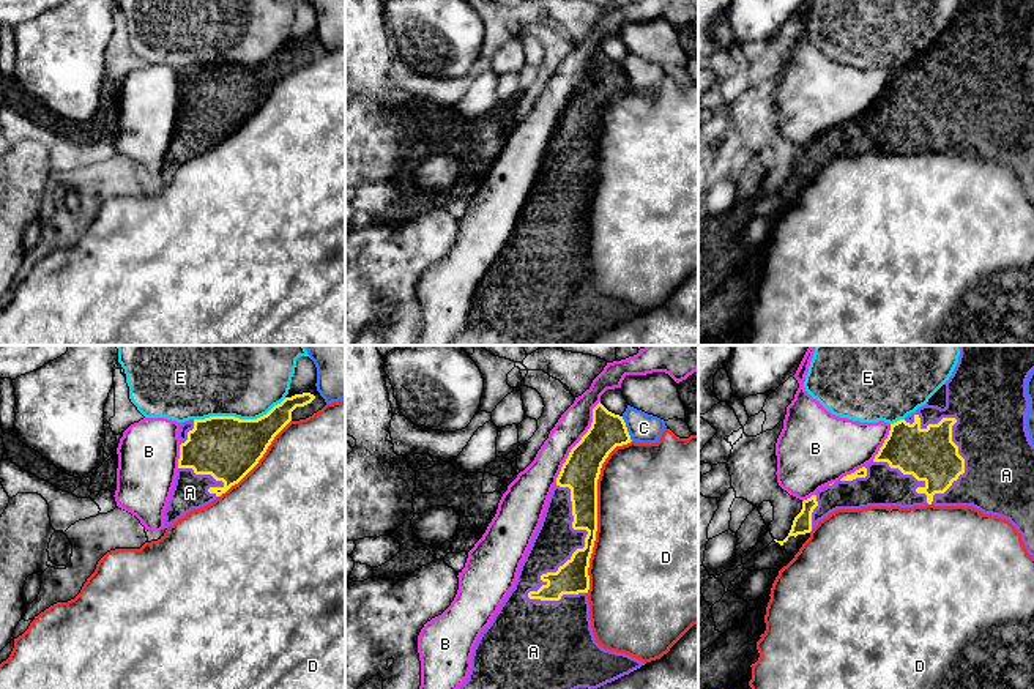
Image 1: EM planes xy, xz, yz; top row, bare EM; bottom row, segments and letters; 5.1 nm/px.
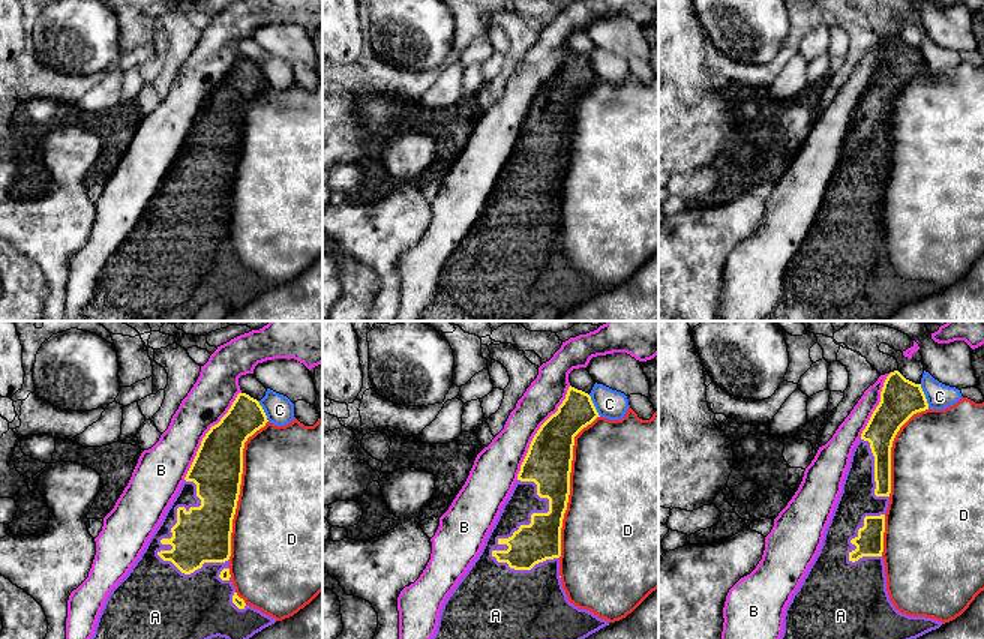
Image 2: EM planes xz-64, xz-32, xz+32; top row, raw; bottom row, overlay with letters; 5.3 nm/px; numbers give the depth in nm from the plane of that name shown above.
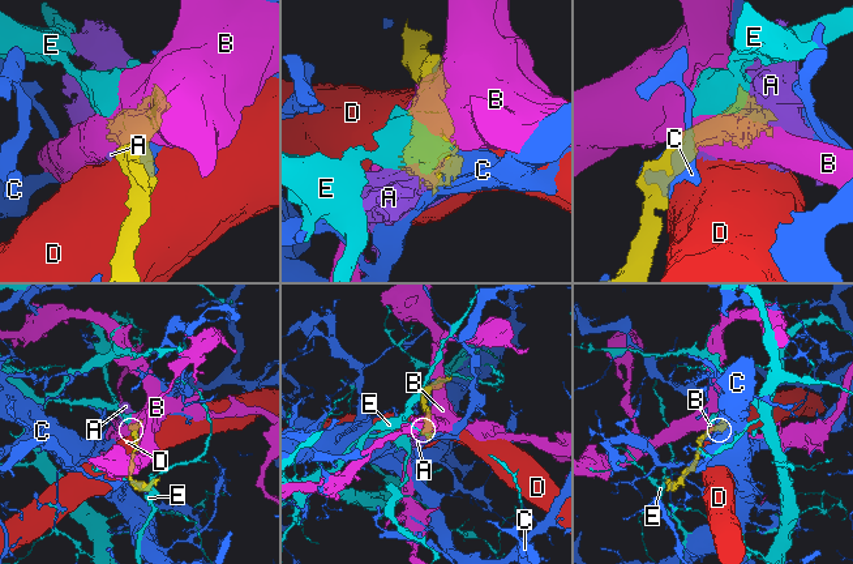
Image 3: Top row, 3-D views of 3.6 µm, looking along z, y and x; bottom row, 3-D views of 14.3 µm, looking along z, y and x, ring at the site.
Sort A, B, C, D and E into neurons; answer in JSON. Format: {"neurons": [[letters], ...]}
{"neurons": [["A"], ["B"], ["C"], ["D"], ["E"]]}

